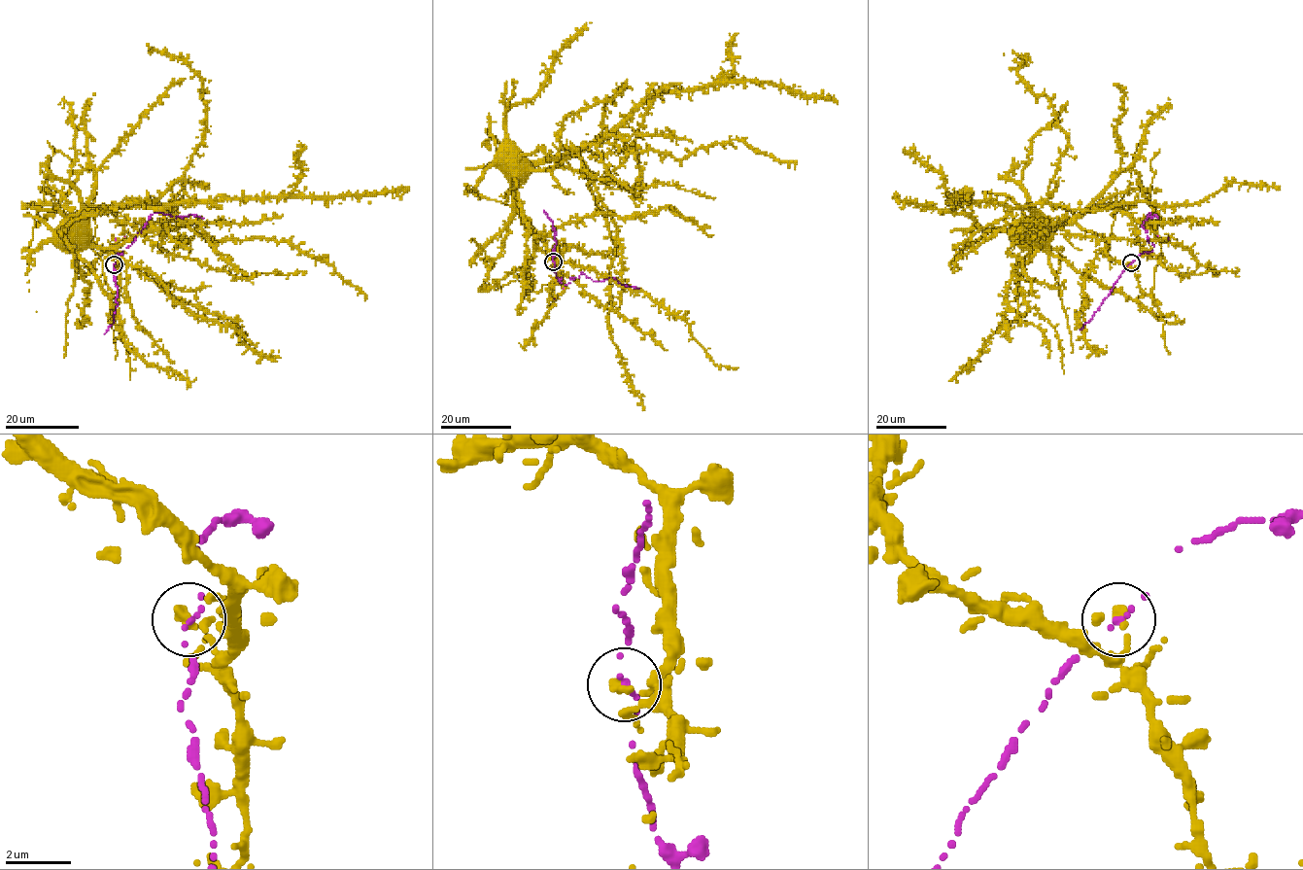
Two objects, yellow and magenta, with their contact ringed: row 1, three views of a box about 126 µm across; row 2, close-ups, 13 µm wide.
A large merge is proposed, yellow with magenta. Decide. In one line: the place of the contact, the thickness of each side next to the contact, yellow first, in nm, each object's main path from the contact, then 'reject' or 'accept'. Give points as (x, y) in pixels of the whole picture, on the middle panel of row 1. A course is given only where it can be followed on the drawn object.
at (553, 261); 320 nm thick on the yellow side, 170 nm on the other; yellow runs (553, 260), (557, 260), (557, 241), (550, 235), (533, 235), (516, 205), (503, 162), (505, 150); magenta runs (553, 260), (559, 282), (566, 284), (582, 272), (594, 280), (614, 278), (622, 284), (639, 289); accept

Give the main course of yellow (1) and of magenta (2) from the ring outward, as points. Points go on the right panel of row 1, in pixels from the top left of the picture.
1: (1130, 262), (1130, 267), (1111, 259), (1105, 253), (1105, 240), (1101, 236), (1075, 224), (1032, 224), (1019, 228)
2: (1130, 262), (1137, 256), (1151, 251), (1153, 245), (1142, 226), (1148, 212), (1148, 217), (1158, 219)

